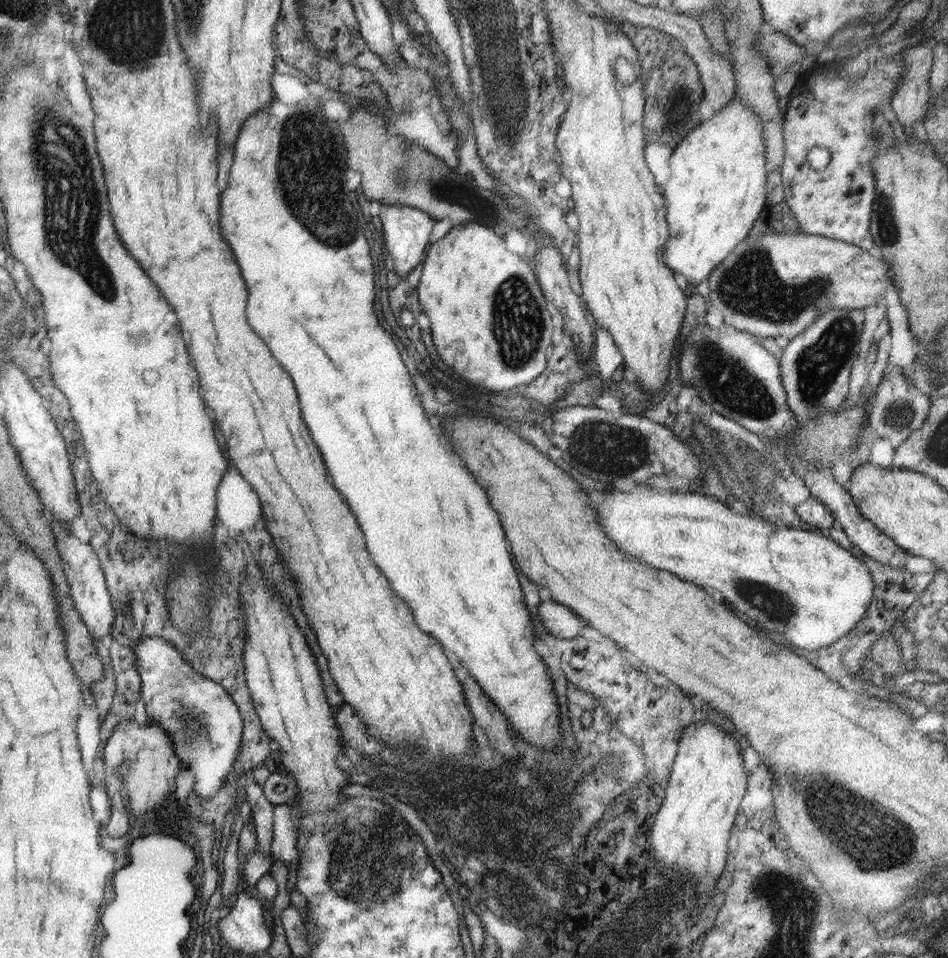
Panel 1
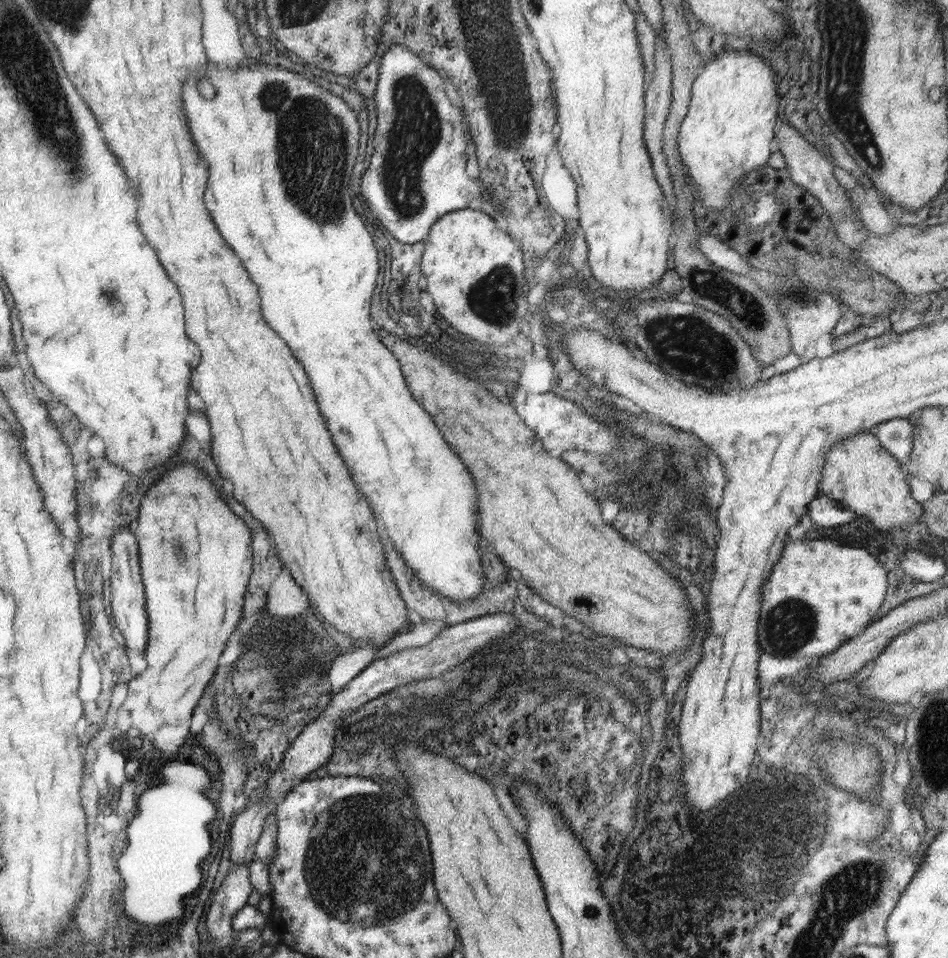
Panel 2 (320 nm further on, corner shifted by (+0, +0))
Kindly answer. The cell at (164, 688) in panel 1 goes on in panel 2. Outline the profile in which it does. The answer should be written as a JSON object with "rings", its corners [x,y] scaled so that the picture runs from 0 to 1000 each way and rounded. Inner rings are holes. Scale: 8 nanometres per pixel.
{"rings":[[[131,548],[117,562],[118,593],[116,610],[118,612],[118,639],[127,660],[131,663],[134,676],[148,681],[155,671],[156,646],[153,636],[153,617],[147,590],[147,570],[139,550]]]}

